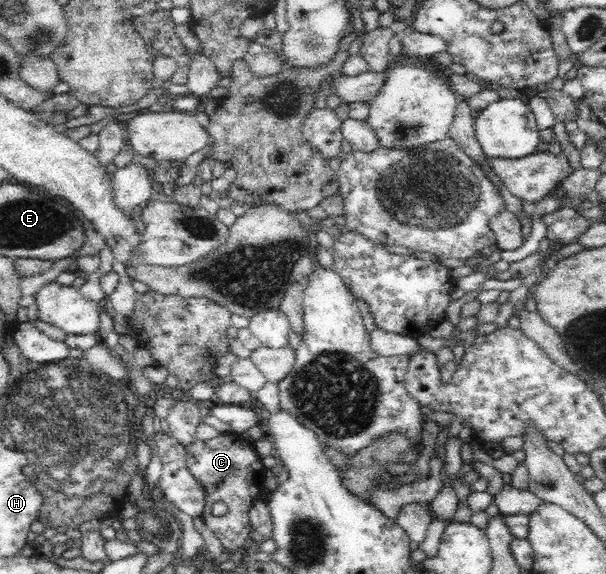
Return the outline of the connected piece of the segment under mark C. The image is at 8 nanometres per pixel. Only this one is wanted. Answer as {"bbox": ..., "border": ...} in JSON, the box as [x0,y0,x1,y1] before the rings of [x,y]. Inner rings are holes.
{"bbox":[186,432,266,552],"border":[[[228,432],[221,433],[206,442],[195,440],[193,444],[186,446],[186,467],[206,492],[207,504],[203,510],[203,520],[219,538],[226,552],[240,552],[245,540],[250,538],[253,525],[249,519],[249,511],[260,500],[261,490],[264,488],[266,469],[253,443],[235,432]],[[217,502],[224,502],[227,505],[229,508],[227,514],[213,516],[212,506]]]}

